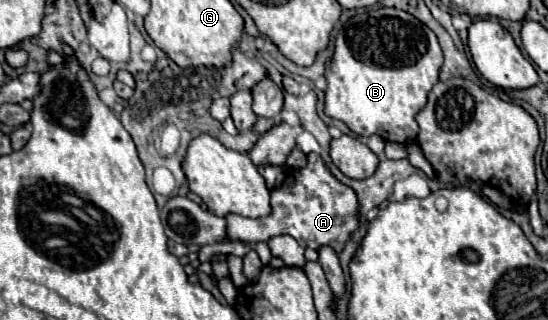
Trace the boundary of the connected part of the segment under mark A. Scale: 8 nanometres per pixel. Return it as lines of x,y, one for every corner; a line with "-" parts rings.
318,153
308,155
308,163
302,169
296,169
286,175
284,183
270,193
270,215
248,219
242,215
228,213
226,219
226,239
228,241
246,241
258,243
268,241
274,235
292,235
302,247
320,249
320,245
332,245
336,253
342,251
344,243
350,239
350,233
358,227
358,199
356,193
342,185
324,165

